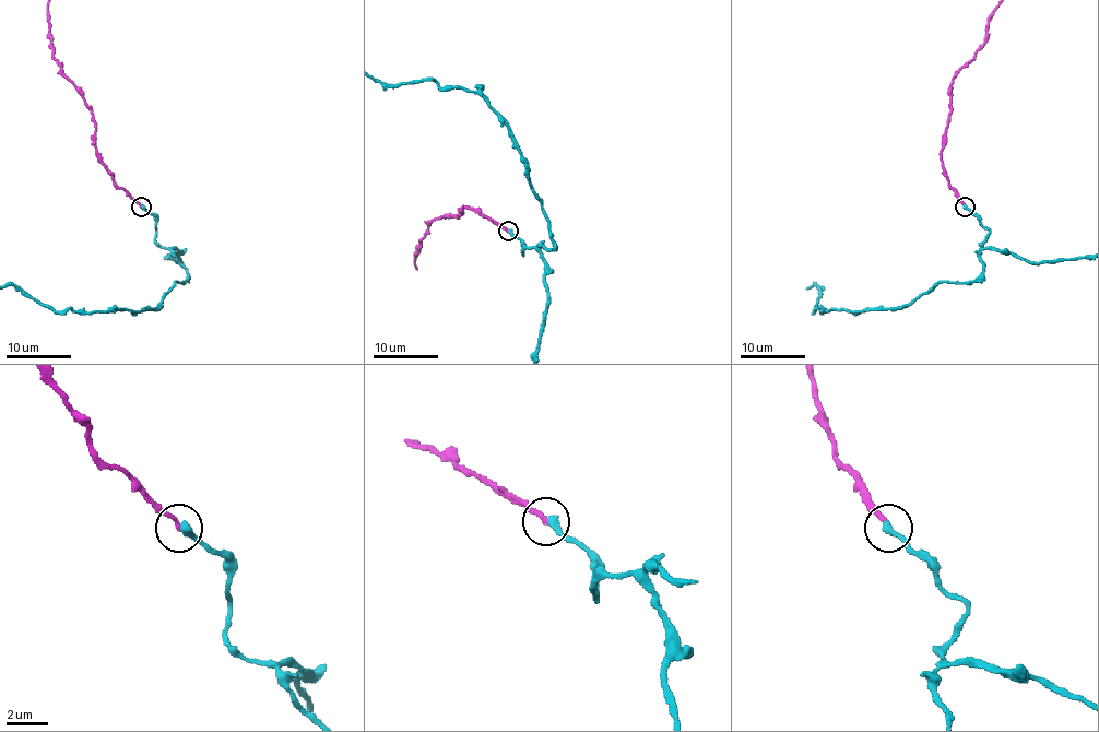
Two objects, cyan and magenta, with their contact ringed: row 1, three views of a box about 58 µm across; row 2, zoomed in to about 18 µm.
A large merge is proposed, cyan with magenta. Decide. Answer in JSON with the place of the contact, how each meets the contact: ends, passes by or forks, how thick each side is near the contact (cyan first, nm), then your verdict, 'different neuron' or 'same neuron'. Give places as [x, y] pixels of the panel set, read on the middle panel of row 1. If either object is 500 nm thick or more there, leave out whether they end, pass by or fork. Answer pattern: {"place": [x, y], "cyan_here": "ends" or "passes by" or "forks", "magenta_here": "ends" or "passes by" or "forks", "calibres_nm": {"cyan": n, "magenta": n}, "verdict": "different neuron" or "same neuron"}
{"place": [508, 231], "cyan_here": "ends", "magenta_here": "ends", "calibres_nm": {"cyan": 400, "magenta": 240}, "verdict": "different neuron"}

